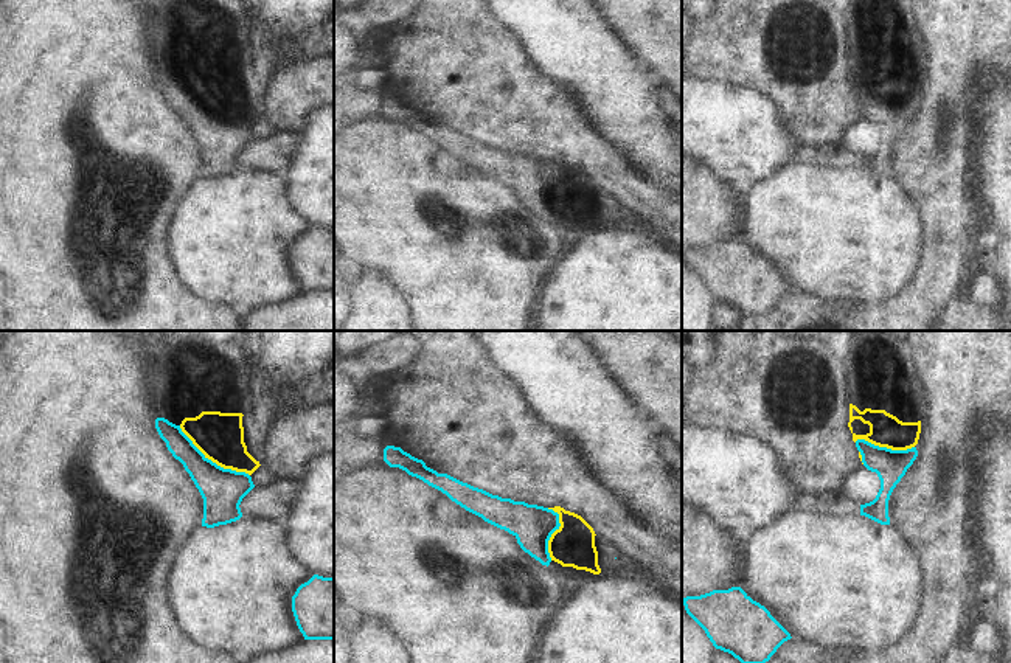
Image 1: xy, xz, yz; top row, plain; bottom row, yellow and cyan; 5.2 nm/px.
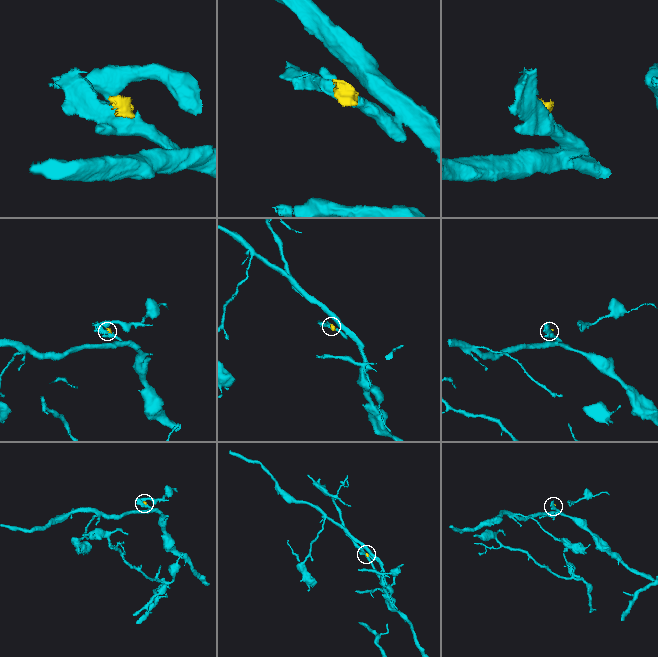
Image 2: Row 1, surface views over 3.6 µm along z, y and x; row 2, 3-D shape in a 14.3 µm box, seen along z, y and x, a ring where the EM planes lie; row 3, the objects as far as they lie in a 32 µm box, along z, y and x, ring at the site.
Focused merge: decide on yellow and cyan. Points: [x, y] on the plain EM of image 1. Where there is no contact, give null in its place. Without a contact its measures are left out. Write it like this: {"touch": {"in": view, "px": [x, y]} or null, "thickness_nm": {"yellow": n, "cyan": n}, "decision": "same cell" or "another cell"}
{"touch": {"in": "xy", "px": [213, 114]}, "thickness_nm": {"yellow": 240, "cyan": 220}, "decision": "same cell"}

